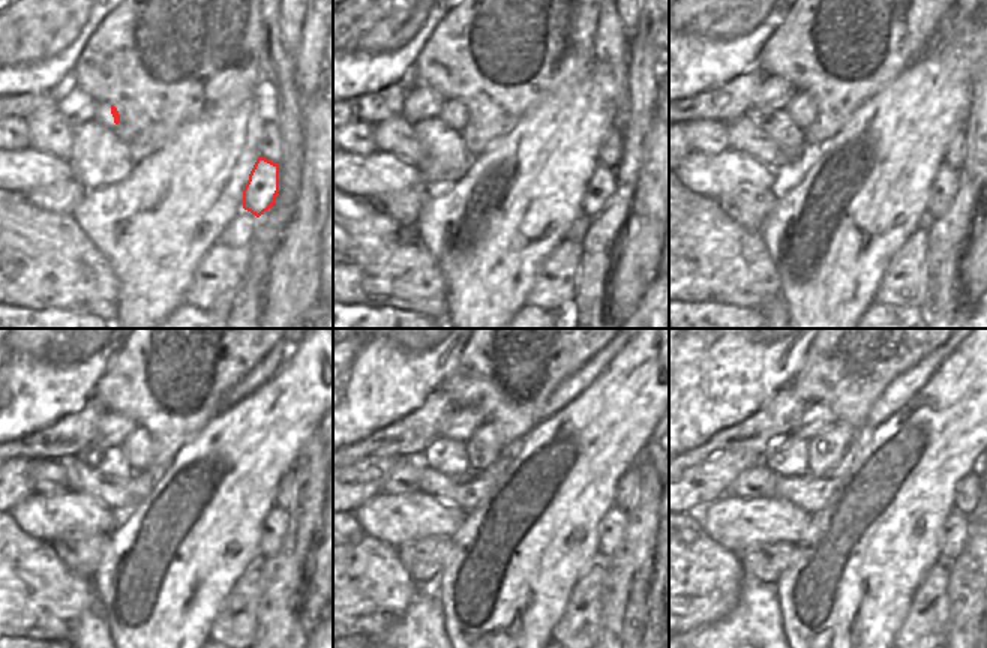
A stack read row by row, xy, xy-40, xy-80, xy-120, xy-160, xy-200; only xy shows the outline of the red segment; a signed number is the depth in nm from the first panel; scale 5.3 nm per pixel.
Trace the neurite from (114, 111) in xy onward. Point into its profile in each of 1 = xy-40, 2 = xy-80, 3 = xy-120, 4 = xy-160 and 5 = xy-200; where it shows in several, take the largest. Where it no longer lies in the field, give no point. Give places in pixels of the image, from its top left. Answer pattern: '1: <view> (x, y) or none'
1: xy-40 (456, 111)
2: xy-80 (801, 108)
3: xy-120 (138, 447)
4: xy-160 (485, 447)
5: xy-200 (824, 452)

